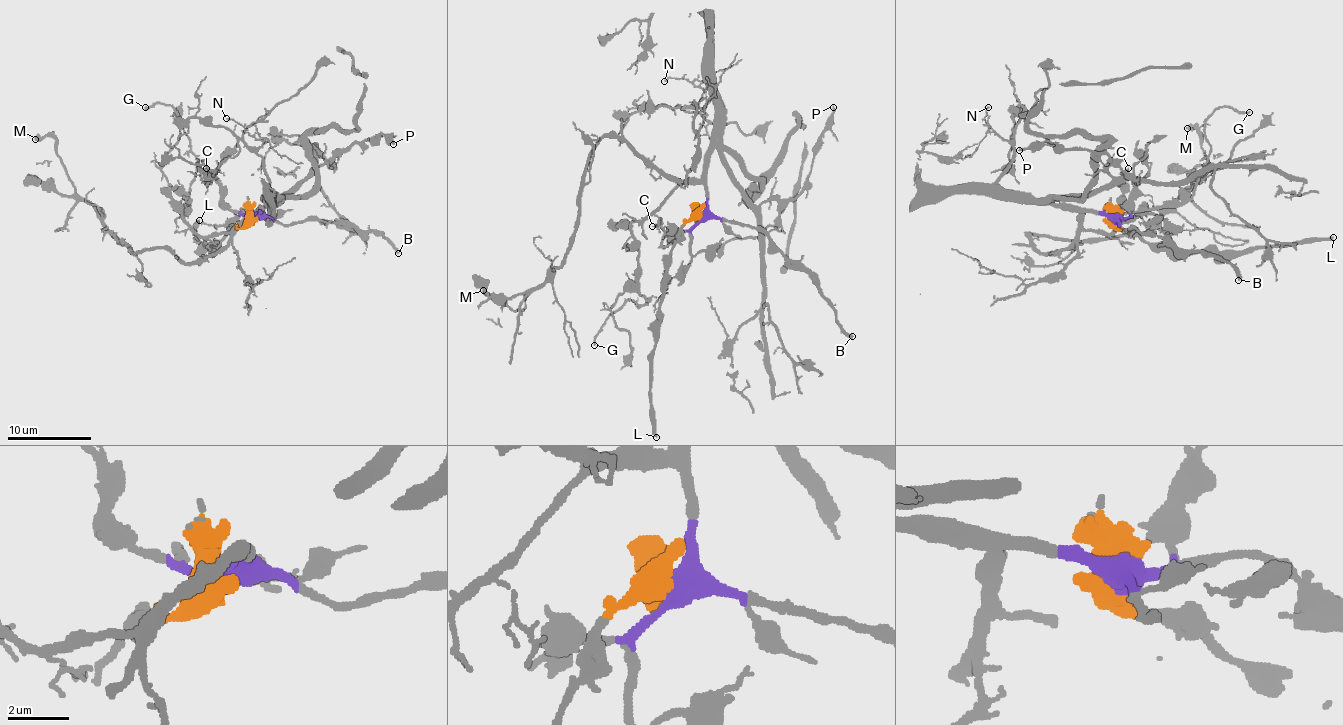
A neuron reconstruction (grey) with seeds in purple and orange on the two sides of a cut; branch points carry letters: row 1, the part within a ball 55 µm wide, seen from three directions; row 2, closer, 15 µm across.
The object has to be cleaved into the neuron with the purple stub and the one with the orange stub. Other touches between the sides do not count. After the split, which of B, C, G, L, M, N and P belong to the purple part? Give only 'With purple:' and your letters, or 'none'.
With purple: B, C, G, M, N, P

